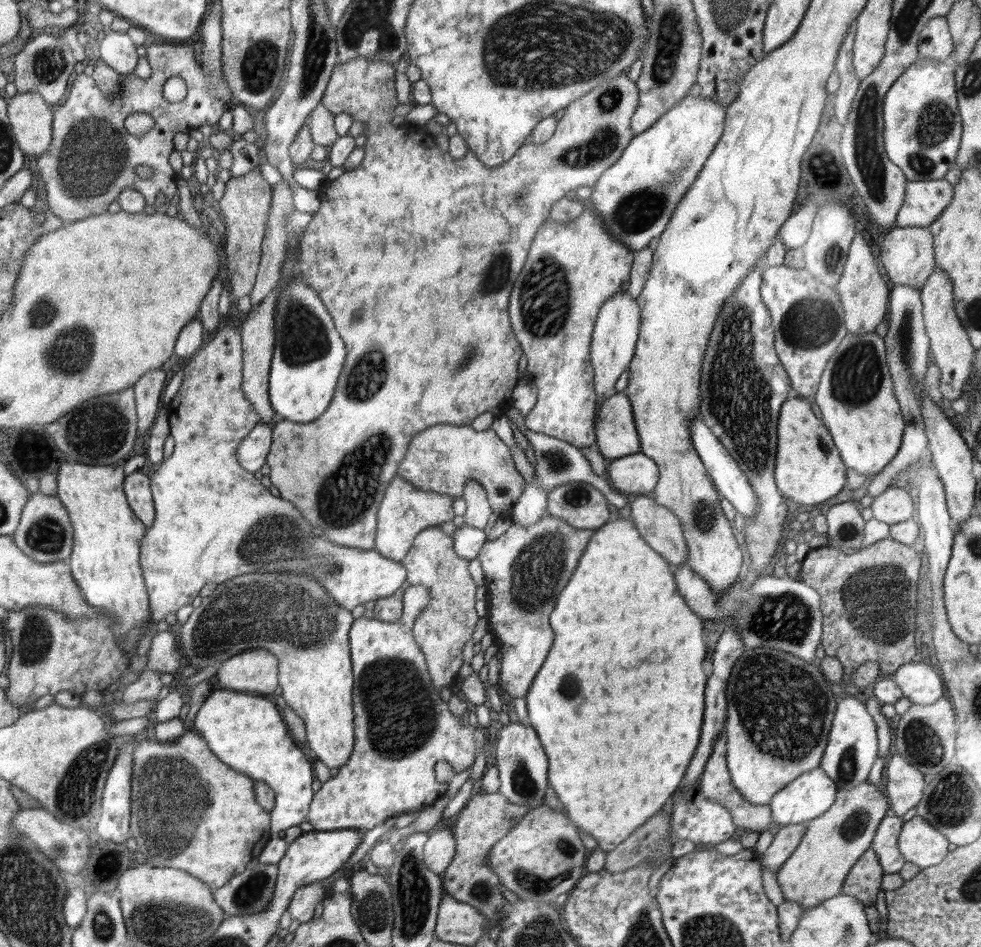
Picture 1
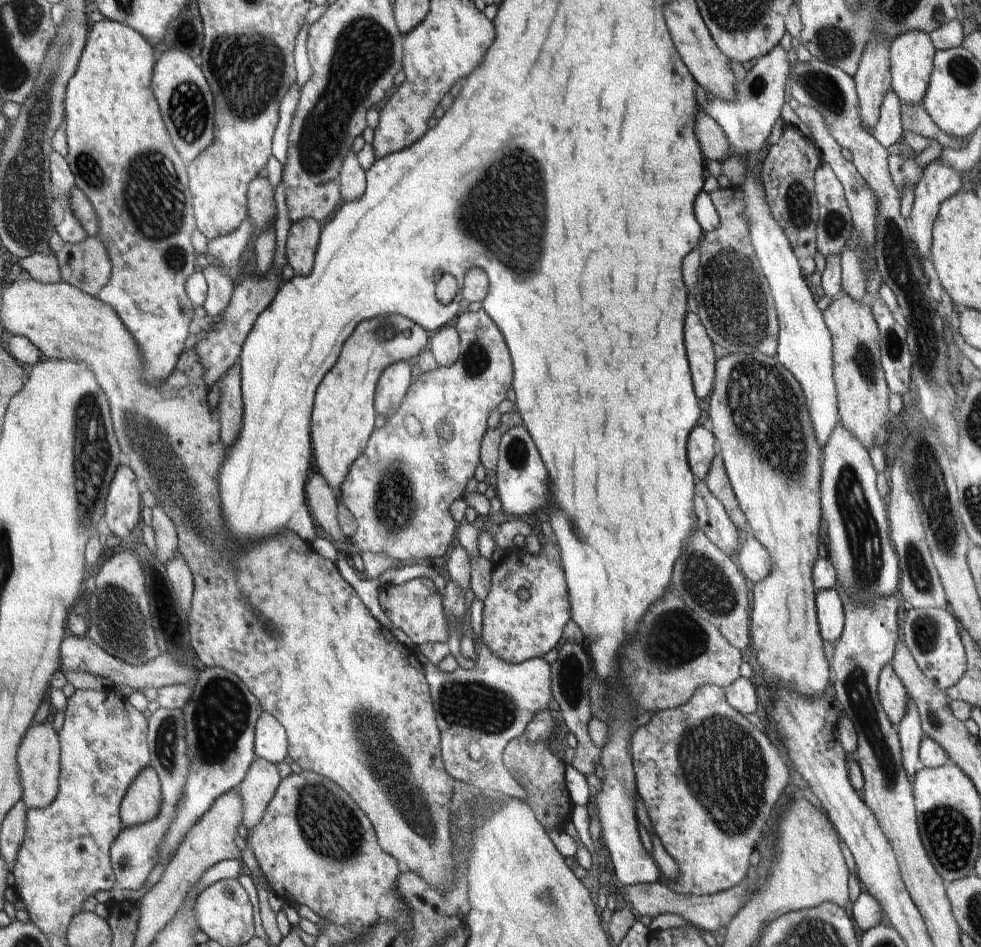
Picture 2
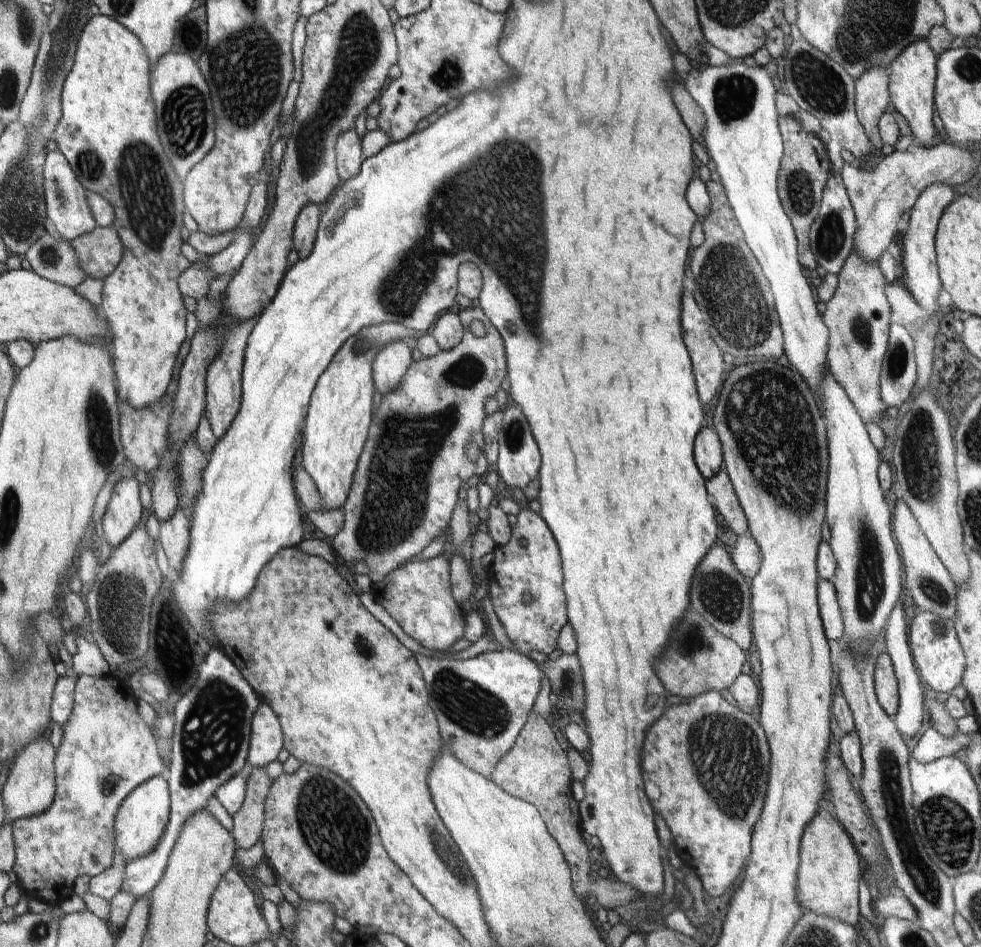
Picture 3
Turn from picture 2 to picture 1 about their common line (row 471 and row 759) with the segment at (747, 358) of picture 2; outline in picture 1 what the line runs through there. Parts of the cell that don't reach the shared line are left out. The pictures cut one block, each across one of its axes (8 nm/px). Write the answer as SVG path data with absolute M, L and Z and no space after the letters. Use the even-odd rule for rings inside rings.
M767 646L755 649L747 647L744 654L738 658L736 666L732 668L732 676L728 678L728 688L726 688L726 698L728 698L728 722L726 722L722 736L726 738L726 762L732 785L735 790L738 790L738 793L744 798L744 801L747 801L753 806L769 806L774 794L777 794L782 788L785 788L786 785L798 778L798 776L805 774L806 771L814 770L820 766L821 758L828 742L828 732L830 732L833 716L837 709L836 696L832 694L830 686L833 685L824 678L821 668L814 666L814 664L808 664L808 662L804 662L804 660L796 658L796 655L786 651L771 649ZM774 694L776 694L780 700L786 700L786 702L794 704L796 710L786 710L786 702L774 702Z

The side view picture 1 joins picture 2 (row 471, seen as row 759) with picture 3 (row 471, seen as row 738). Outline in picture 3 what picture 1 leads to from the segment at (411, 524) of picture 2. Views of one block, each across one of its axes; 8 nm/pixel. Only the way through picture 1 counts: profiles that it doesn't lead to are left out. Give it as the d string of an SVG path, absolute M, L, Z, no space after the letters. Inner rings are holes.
M480 306L461 310L458 318L464 327L462 342L451 351L440 351L432 358L413 361L401 383L392 393L382 397L380 407L374 411L348 498L343 504L345 524L333 538L331 547L346 562L365 562L373 583L381 581L399 565L418 557L443 531L447 532L462 484L466 484L473 474L484 479L491 469L483 449L482 427L487 416L485 404L498 392L500 383L508 374L504 343ZM472 320L484 324L487 331L484 337L476 338L471 333ZM468 442L476 442L479 446L480 453L475 463L466 455Z

